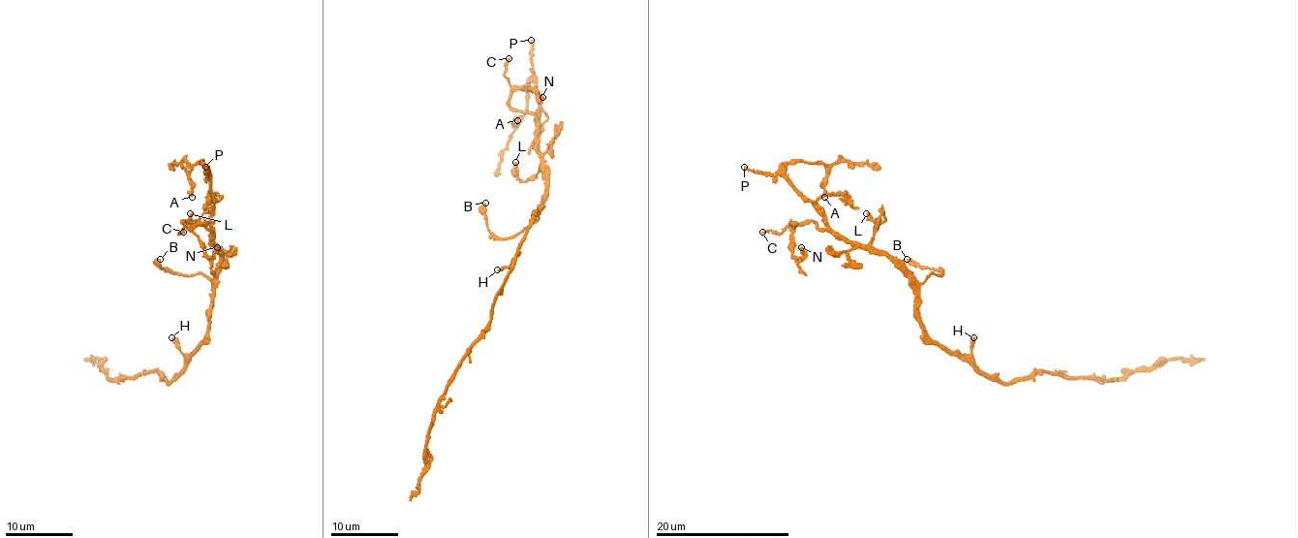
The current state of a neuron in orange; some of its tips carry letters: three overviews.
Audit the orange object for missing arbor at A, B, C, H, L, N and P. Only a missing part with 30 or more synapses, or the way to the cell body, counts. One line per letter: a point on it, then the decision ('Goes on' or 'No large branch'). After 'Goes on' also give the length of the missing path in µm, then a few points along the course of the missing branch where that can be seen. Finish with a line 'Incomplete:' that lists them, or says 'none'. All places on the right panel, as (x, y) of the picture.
A: Place: (824, 197). No large branch
B: Place: (907, 259). No large branch
C: Place: (762, 232). No large branch
H: Place: (973, 337). No large branch
L: Place: (866, 213). No large branch
N: Place: (801, 247). No large branch
P: Place: (744, 167). Goes on. Missing length about 10 µm. Course of what is missing: (744, 167), (722, 165), (695, 172), (685, 167)
Incomplete: P

